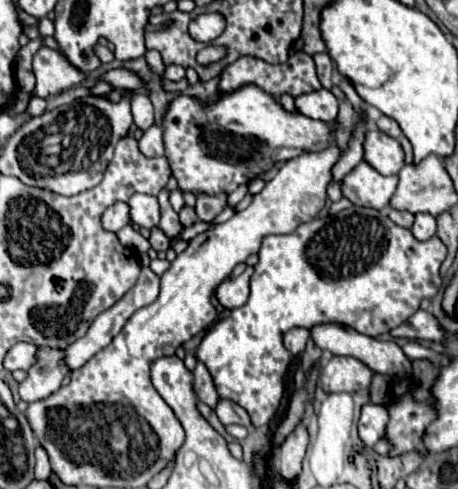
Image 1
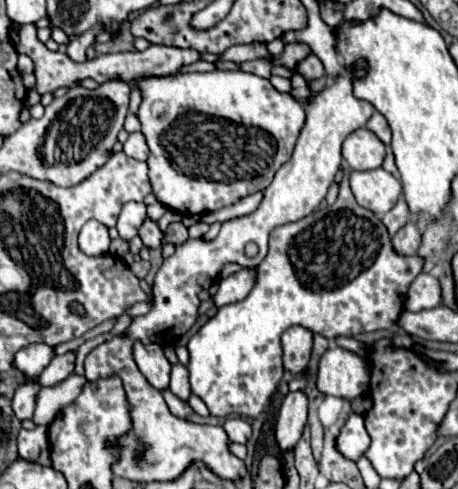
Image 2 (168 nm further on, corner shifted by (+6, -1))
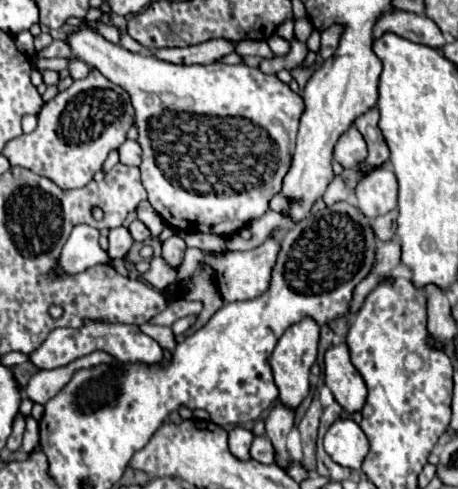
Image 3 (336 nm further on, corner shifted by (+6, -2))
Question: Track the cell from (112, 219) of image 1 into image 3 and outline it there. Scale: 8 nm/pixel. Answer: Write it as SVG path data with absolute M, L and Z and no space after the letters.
M78 225L66 241L60 257L60 271L80 273L100 263L112 263L110 255L98 243L100 231L90 225Z

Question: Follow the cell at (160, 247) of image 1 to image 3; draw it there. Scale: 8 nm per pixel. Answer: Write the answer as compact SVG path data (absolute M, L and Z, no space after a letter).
M140 219L132 221L132 225L130 225L128 229L132 231L134 241L146 241L146 239L150 239L150 231L148 231L148 227L146 227L146 225L144 225Z

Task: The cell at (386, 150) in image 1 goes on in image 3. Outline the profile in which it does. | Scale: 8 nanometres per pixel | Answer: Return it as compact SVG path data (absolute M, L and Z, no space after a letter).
M352 125L336 143L334 149L334 159L344 167L356 167L360 165L364 159L368 157L368 147L364 137L360 135L360 131Z

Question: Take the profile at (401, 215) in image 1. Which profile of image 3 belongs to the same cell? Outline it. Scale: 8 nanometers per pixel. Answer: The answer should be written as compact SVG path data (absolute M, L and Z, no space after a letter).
M394 209L394 211L386 213L386 215L380 215L374 221L374 231L376 231L376 237L380 241L390 241L396 235L396 229L398 229L396 217L398 217L398 209Z

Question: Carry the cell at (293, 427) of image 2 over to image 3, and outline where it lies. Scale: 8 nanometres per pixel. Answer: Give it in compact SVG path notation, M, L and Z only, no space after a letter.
M310 317L302 319L300 323L292 325L286 329L286 333L280 337L274 353L272 353L272 359L270 359L270 365L272 365L272 371L274 371L274 381L276 381L276 387L280 391L280 401L284 407L296 411L300 407L300 403L304 401L304 397L308 395L310 391L310 385L308 385L308 375L310 375L310 367L314 365L316 361L316 349L318 349L318 335L320 335L320 327L316 325L316 321L312 321Z

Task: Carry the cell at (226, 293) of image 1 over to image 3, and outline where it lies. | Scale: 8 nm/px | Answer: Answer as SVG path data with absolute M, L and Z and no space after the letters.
M268 239L252 251L228 251L222 257L206 255L204 261L208 265L212 265L212 269L216 271L216 287L218 287L224 301L246 301L246 299L258 297L260 293L264 293L268 289L270 271L276 263L278 251L280 251L280 241Z

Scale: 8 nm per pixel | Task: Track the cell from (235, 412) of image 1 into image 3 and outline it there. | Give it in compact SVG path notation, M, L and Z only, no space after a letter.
M234 427L230 433L228 433L228 445L230 445L230 451L238 457L238 459L250 459L248 455L248 449L252 445L252 431L250 429L244 429L244 427Z

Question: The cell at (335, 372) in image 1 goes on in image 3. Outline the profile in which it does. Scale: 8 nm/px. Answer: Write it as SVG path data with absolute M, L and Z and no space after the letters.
M332 345L324 355L324 363L324 383L334 393L334 399L348 413L360 411L366 401L366 385L350 361L348 345Z

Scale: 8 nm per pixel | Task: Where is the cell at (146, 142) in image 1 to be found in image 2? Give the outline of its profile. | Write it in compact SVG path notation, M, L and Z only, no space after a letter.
M134 132L128 136L128 140L124 142L124 154L142 162L148 158L148 144L140 132Z

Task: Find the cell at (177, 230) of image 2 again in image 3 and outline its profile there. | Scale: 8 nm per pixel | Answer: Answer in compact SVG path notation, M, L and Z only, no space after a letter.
M172 235L170 239L166 239L162 243L162 257L172 265L172 267L178 267L182 257L184 257L184 249L186 249L186 243L180 235Z

